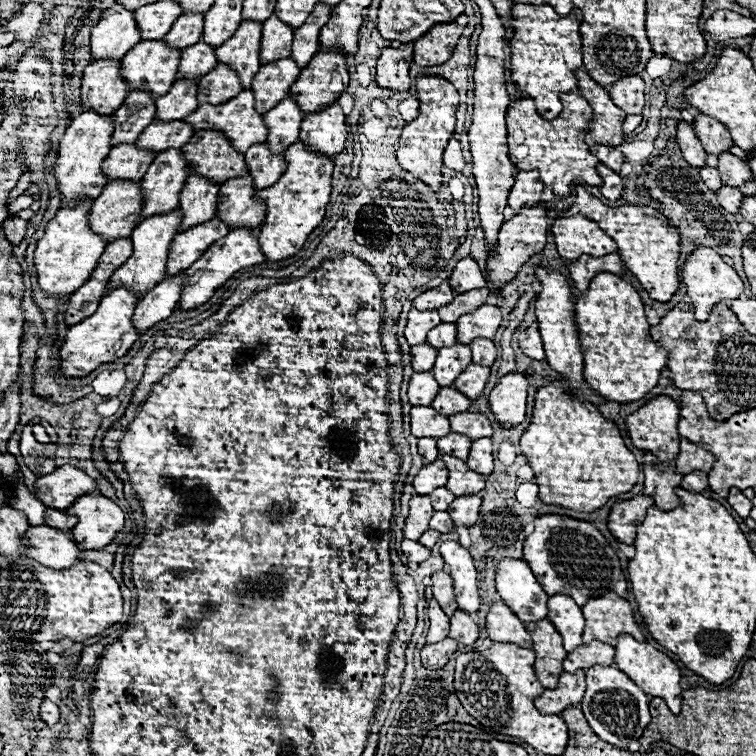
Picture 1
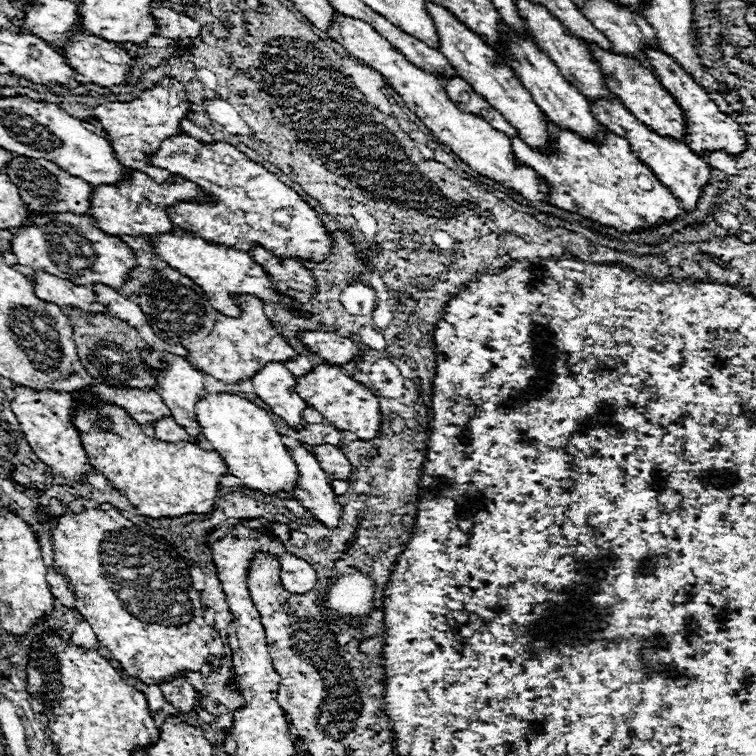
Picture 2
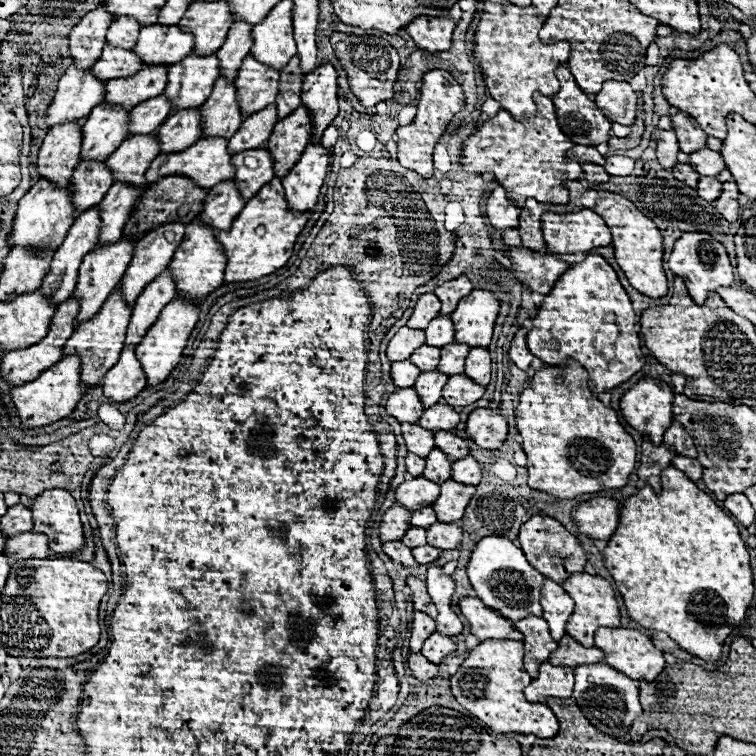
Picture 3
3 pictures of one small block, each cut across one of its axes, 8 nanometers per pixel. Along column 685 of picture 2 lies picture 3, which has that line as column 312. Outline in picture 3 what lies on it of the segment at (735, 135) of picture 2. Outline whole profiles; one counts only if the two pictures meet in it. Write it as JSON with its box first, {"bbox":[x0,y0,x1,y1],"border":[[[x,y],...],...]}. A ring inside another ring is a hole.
{"bbox":[302,62,338,142],"border":[[[324,62],[304,76],[302,104],[308,106],[314,120],[312,142],[320,142],[322,132],[338,114],[338,74],[332,62]]]}

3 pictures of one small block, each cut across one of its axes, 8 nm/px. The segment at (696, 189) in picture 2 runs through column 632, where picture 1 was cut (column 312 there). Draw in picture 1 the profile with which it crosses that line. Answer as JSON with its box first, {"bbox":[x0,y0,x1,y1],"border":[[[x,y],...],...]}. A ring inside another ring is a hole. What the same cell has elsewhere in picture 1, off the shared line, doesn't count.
{"bbox":[300,104,346,156],"border":[[[332,104],[322,112],[310,114],[302,120],[300,142],[304,142],[312,152],[322,156],[336,156],[344,150],[346,142],[346,122],[342,108]]]}

